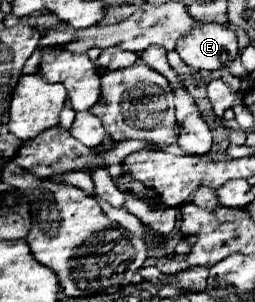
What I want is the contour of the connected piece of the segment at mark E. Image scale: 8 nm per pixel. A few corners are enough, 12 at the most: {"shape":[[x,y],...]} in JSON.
{"shape":[[216,22],[180,38],[176,52],[194,70],[224,70],[236,34]]}

